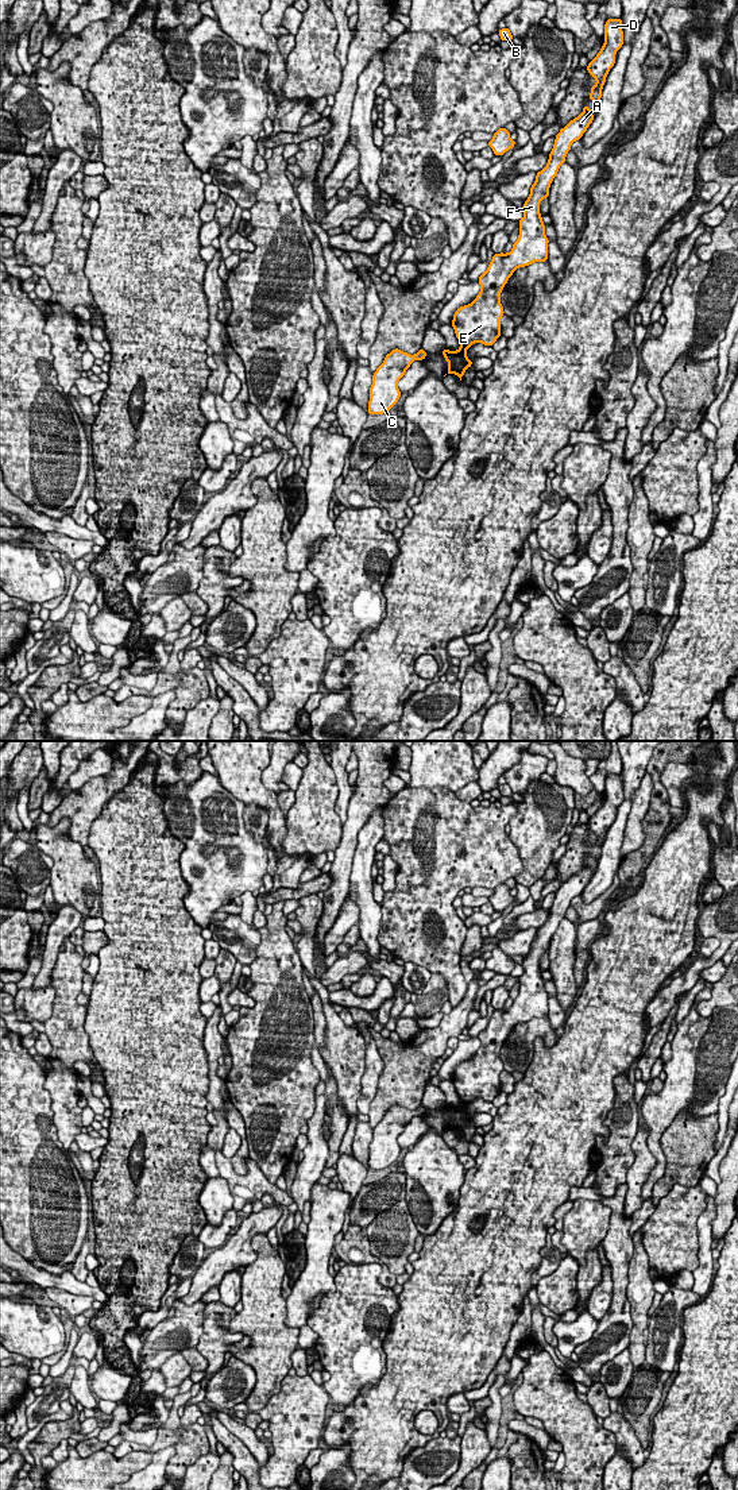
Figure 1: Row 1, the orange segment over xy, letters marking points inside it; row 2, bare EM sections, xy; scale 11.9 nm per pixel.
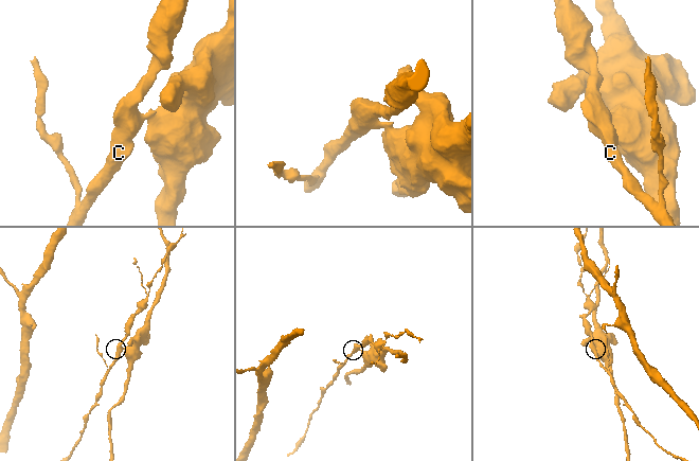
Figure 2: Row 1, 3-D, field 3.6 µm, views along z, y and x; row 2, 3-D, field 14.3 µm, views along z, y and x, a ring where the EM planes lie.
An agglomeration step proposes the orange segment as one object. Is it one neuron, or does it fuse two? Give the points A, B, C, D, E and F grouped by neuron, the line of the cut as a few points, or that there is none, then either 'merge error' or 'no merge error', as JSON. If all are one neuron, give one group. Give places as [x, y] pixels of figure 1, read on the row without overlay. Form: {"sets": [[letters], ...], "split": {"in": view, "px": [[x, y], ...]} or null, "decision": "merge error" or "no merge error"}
{"sets": [["A", "D", "E", "F"], ["B", "C"]], "split": {"in": "xy", "px": [[425, 1110], [421, 1108], [417, 1114]]}, "decision": "merge error"}

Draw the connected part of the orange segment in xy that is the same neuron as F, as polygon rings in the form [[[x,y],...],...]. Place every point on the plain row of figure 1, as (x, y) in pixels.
[[[584,861],[583,866],[555,892],[548,920],[537,929],[536,938],[522,962],[523,974],[518,977],[519,991],[513,1005],[507,1010],[494,1010],[488,1024],[478,1035],[480,1047],[476,1054],[471,1059],[460,1062],[453,1070],[452,1082],[460,1104],[457,1107],[445,1104],[441,1109],[449,1119],[447,1130],[455,1130],[460,1136],[465,1126],[472,1122],[467,1112],[467,1104],[475,1099],[492,1101],[502,1092],[501,1073],[505,1068],[501,1049],[509,1034],[519,1023],[548,1016],[549,996],[545,991],[540,960],[549,953],[550,939],[565,918],[571,900],[583,892],[594,876],[590,862]]]

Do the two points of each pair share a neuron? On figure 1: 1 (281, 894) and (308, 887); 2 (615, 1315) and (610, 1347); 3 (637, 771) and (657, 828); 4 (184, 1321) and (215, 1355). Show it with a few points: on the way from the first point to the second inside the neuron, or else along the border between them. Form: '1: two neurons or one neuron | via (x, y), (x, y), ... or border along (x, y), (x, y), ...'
1: one neuron | via (288, 894), (301, 891)
2: one neuron | via (615, 1323), (610, 1339)
3: two neurons | border along (652, 755), (645, 771)
4: two neurons | border along (205, 1308), (204, 1331), (196, 1347)

